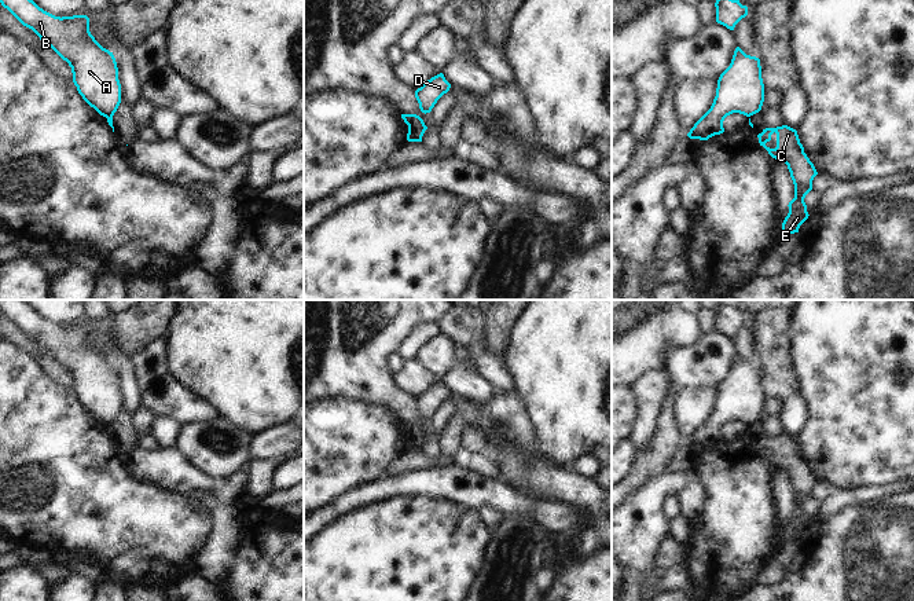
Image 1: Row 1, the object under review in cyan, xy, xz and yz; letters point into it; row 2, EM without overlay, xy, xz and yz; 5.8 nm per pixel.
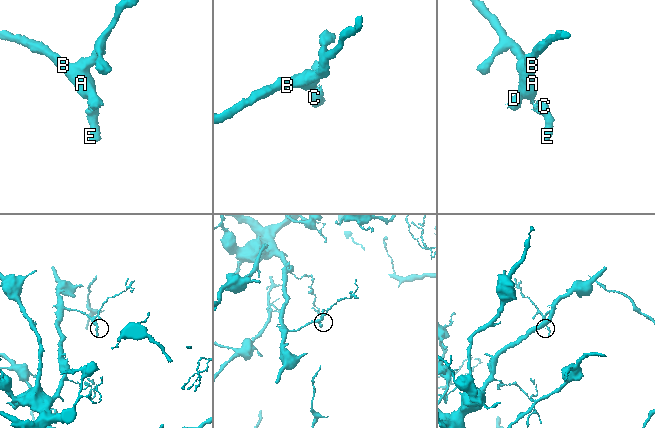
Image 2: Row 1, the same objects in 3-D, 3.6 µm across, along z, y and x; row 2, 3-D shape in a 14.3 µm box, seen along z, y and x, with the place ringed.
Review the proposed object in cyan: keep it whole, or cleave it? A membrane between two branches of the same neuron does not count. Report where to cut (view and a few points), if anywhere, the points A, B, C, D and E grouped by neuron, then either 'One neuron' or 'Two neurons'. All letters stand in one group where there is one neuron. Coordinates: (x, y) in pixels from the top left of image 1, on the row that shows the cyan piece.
Split along xy (112, 114), (107, 118). Groups: A B D / C E. Two neurons.

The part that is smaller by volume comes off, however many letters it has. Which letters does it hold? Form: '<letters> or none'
C, E

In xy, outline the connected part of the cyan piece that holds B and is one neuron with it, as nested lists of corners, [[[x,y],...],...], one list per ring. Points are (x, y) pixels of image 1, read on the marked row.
[[[0,0],[23,26],[32,29],[41,41],[51,47],[63,61],[69,63],[73,83],[82,99],[100,116],[114,116],[121,103],[121,84],[118,67],[113,52],[103,48],[89,32],[87,15],[55,17],[40,8],[33,0]]]

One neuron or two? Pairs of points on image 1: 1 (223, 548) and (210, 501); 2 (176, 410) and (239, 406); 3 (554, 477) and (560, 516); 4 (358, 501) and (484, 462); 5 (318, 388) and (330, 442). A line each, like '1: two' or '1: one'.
1: one
2: two
3: two
4: two
5: two

